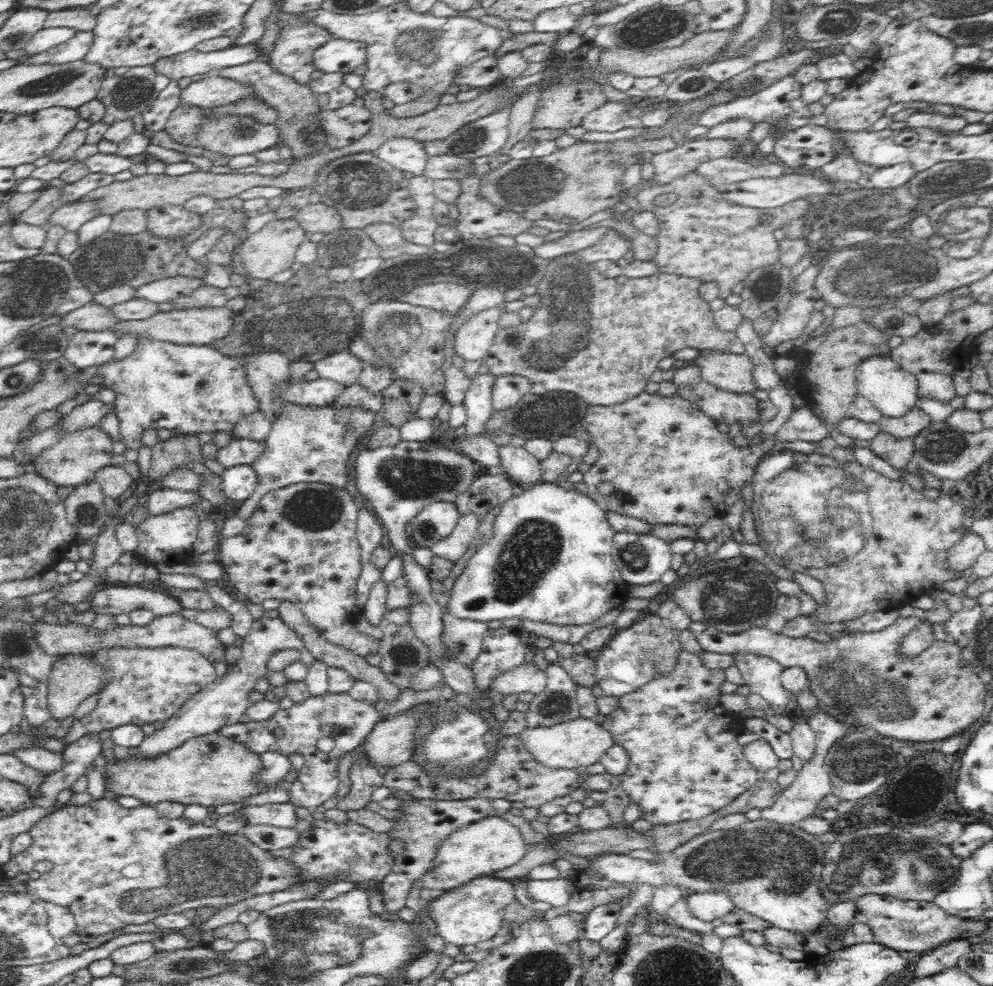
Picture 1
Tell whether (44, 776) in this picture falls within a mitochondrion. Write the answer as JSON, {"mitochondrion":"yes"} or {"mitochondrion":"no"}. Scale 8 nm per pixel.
{"mitochondrion":"no"}

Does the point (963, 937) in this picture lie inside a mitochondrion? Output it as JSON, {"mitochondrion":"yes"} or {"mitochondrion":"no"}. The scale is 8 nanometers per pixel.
{"mitochondrion":"no"}

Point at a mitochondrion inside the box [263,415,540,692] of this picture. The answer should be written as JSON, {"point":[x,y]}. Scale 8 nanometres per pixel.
{"point":[408,477]}

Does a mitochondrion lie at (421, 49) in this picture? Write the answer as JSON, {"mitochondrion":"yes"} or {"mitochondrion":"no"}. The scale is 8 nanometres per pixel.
{"mitochondrion":"yes"}

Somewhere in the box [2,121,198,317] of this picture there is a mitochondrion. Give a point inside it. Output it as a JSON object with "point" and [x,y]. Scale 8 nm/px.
{"point":[86,261]}

